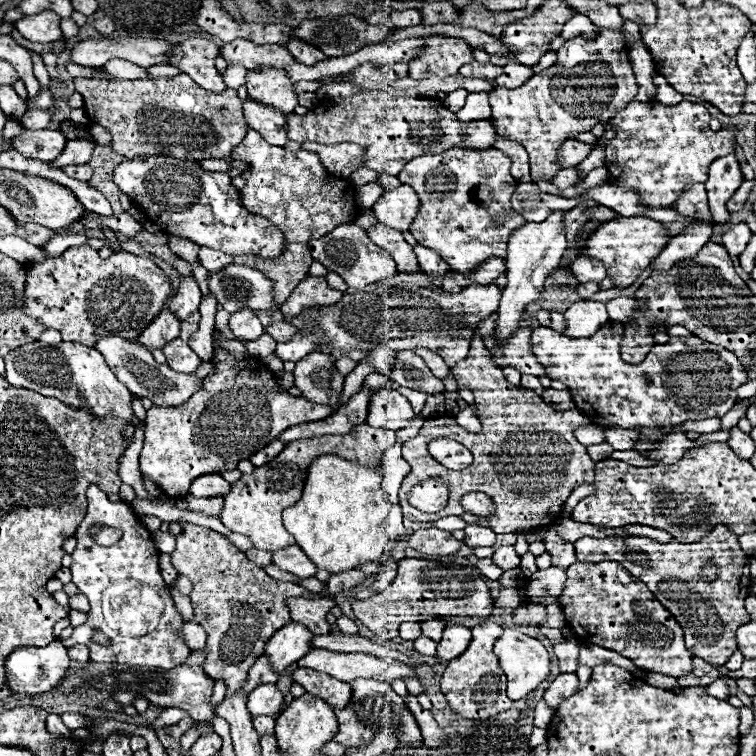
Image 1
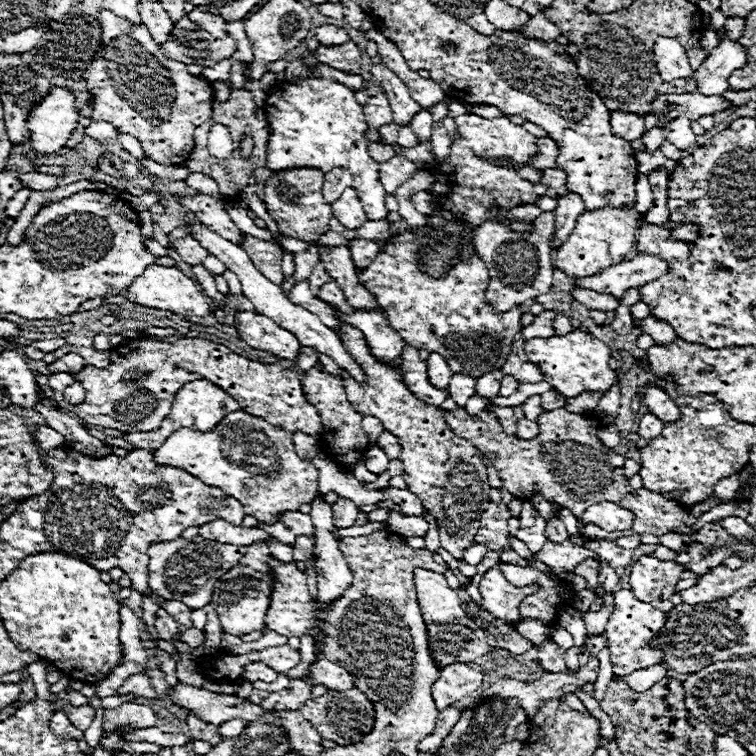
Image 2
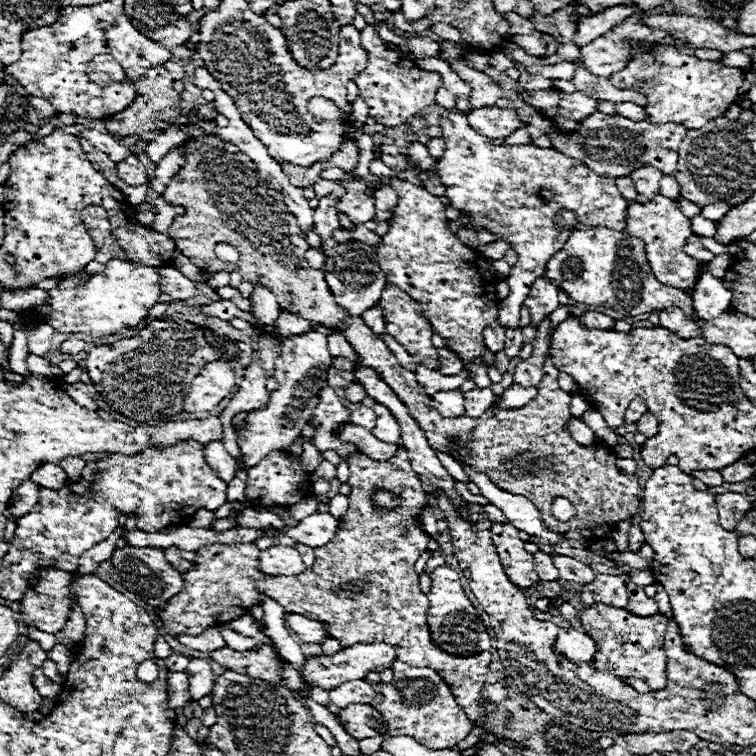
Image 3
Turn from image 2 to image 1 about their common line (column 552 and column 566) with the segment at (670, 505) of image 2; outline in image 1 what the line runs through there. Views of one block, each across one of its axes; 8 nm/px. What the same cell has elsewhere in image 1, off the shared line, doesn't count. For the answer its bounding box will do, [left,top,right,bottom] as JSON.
[400,334,594,534]

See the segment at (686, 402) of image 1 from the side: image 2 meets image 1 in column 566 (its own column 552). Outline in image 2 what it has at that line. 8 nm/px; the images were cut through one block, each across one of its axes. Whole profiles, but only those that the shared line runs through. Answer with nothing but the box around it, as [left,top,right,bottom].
[526,330,618,398]

